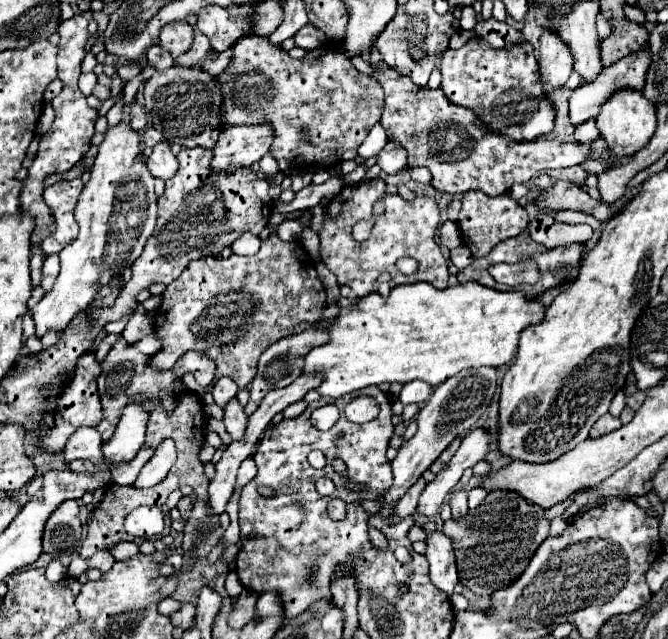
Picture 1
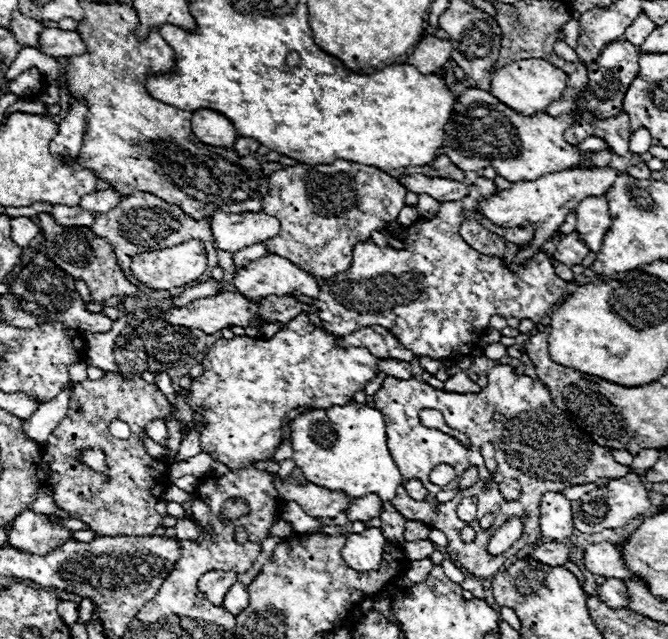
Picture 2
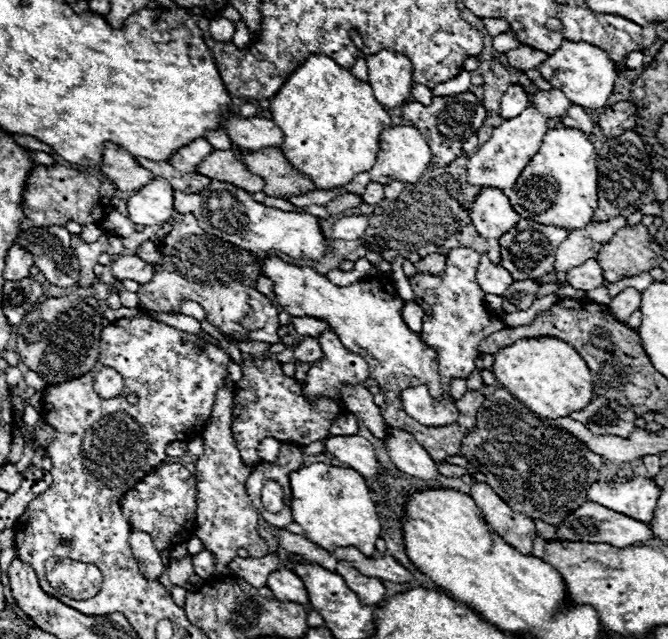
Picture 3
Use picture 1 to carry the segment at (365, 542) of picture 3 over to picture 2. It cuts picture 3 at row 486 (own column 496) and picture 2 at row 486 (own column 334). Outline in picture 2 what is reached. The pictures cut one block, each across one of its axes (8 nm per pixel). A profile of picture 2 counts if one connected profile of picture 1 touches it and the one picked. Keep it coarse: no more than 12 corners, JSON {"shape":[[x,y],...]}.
{"shape":[[364,404],[290,422],[306,480],[392,502],[402,476]]}

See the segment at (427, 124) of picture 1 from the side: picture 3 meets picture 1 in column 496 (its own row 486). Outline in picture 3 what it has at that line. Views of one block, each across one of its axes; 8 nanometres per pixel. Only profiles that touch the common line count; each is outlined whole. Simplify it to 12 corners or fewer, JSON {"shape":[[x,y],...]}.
{"shape":[[160,464],[122,496],[158,552],[194,536],[196,480]]}

